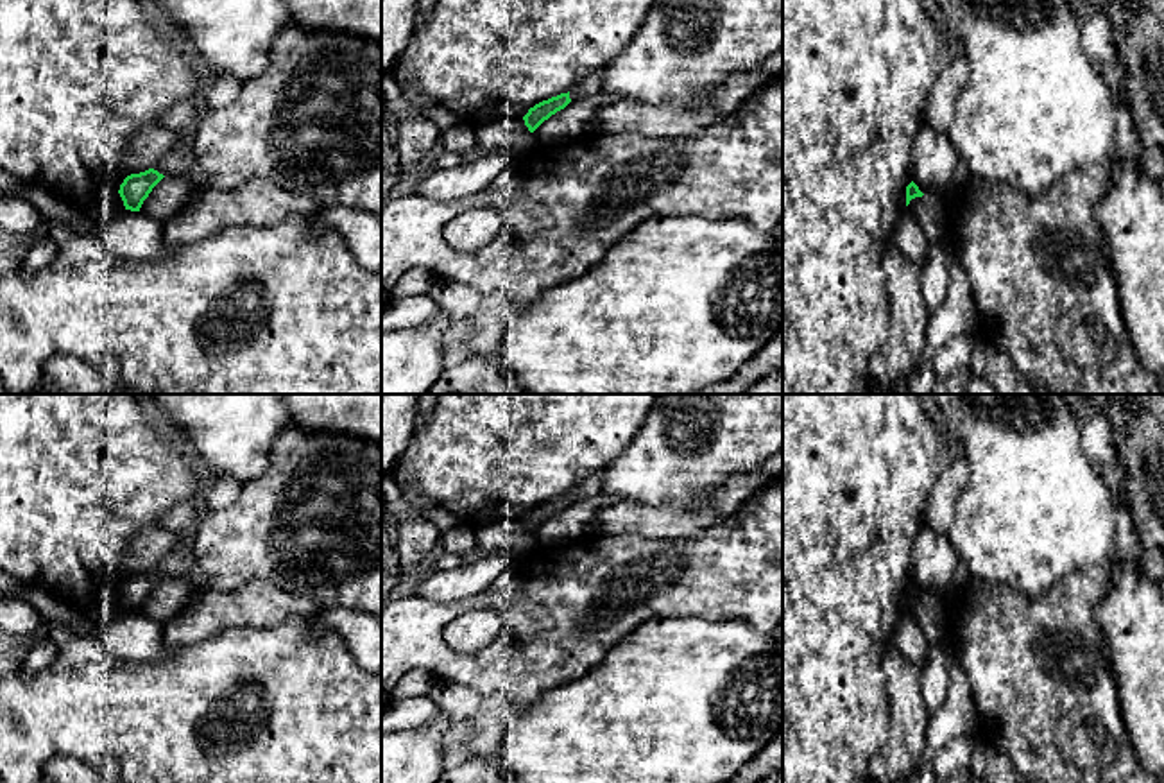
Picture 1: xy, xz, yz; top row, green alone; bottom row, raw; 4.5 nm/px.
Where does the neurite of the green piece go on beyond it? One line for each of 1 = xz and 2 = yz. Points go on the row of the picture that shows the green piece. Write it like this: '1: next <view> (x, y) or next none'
1: next none
2: next none

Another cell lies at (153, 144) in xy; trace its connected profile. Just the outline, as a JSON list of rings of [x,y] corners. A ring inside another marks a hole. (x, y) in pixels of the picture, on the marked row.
[[[150,125],[133,138],[125,159],[125,177],[152,168],[159,159],[172,152],[181,142],[177,131],[163,125]]]

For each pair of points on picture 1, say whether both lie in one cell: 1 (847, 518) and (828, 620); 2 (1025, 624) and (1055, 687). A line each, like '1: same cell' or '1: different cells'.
1: same cell
2: same cell

